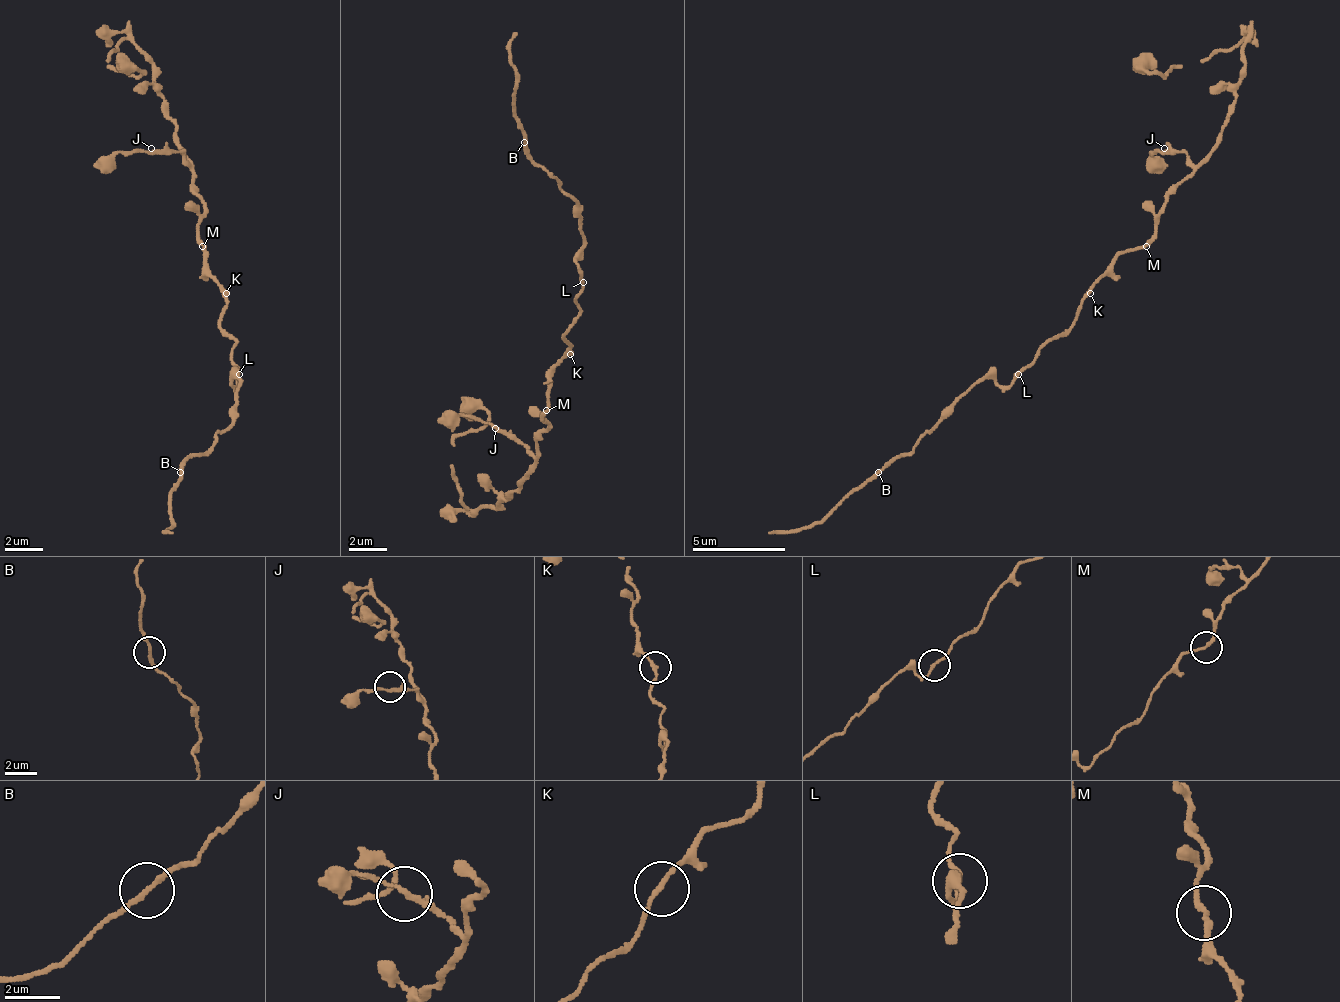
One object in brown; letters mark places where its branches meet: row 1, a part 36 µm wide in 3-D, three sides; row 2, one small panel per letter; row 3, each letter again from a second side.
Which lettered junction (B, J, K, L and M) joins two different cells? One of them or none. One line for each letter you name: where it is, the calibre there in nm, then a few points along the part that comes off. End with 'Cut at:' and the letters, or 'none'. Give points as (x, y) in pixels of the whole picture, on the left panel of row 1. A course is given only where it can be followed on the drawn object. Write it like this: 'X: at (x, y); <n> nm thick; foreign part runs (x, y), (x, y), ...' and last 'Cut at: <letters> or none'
Cut at: none

